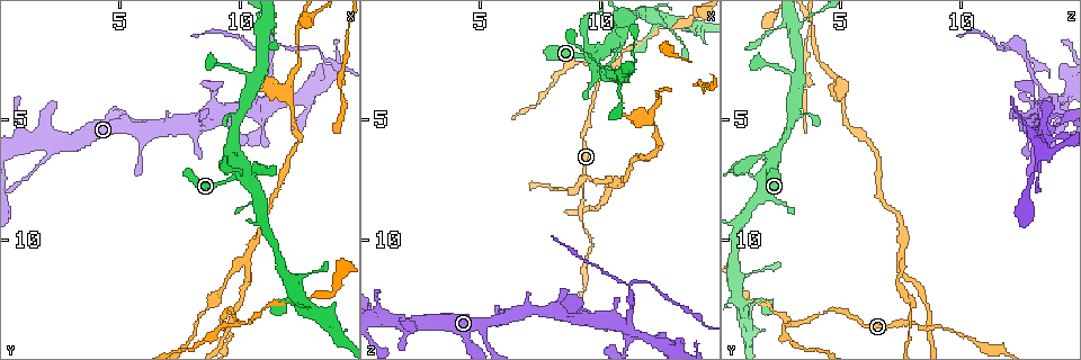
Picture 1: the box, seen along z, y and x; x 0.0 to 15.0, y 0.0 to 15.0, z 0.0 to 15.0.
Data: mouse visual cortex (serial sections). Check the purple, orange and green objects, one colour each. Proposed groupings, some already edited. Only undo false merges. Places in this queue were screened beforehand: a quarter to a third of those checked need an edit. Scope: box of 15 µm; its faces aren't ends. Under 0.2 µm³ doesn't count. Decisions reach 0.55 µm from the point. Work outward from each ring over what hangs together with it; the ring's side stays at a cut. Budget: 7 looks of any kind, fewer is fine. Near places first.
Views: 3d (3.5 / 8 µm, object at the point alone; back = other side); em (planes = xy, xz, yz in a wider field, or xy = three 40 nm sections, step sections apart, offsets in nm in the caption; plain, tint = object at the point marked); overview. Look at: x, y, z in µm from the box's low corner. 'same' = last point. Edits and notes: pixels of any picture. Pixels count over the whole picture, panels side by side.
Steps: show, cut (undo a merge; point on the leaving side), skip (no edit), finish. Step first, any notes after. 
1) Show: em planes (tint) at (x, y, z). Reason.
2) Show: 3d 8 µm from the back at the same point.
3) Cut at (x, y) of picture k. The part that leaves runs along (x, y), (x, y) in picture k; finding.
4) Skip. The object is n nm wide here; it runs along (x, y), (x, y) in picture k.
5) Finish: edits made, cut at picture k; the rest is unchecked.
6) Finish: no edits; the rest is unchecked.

Show: 3d 3.5 µm at (9.2, 13.7, 8.6). Four or more arms meet.

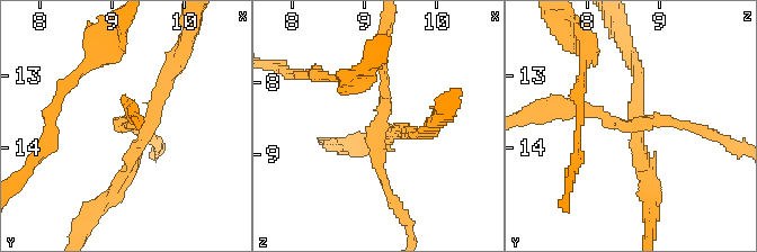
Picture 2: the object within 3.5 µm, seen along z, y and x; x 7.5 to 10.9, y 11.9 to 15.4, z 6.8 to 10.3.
Show: em planes (plain) at (9.25, 13.70, 8.55). 4 arms meet here; the arms are 150, 150, 150, 200 nm wide; shape alone is not enough.

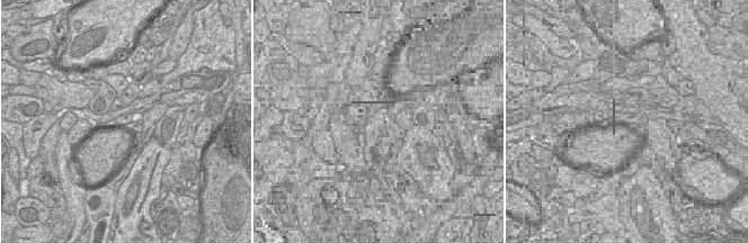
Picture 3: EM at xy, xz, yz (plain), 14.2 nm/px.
Show: em planes (tint) at the same point.

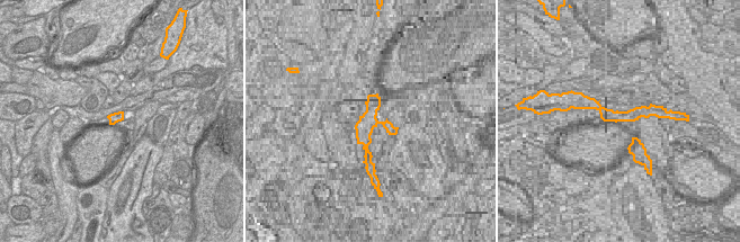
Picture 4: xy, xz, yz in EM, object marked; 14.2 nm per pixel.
Cut at (642, 167) of picture 2. The object is 140 nm wide here; the part that leaves runs along (142, 129), (187, 39) in picture 2; a second cell is stuck on.

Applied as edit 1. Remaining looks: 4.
Show: overview.

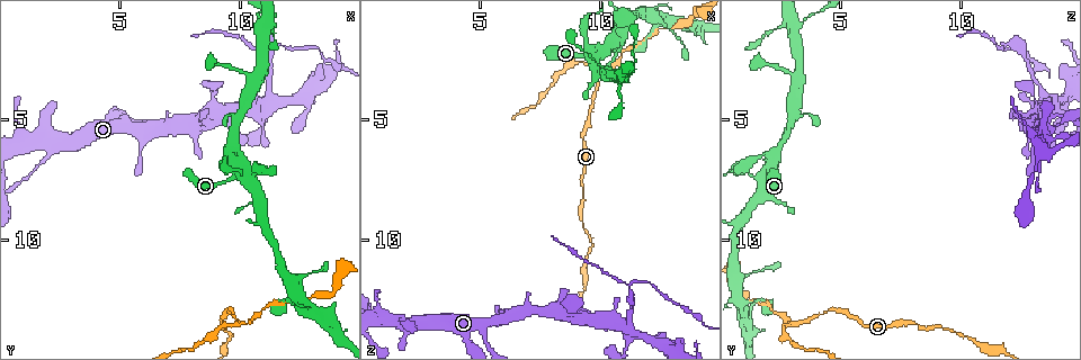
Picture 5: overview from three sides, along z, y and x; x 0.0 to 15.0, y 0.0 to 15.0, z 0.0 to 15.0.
Show: 3d 3.5 µm at (9.8, 13.5, 3.0). Three arms meet.

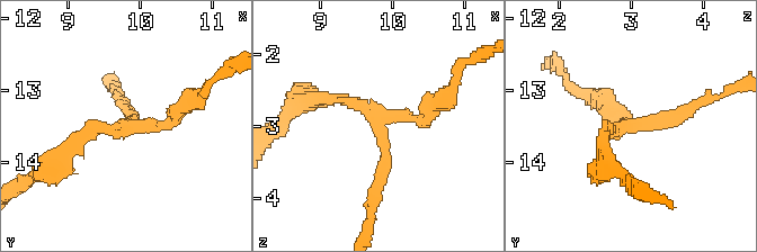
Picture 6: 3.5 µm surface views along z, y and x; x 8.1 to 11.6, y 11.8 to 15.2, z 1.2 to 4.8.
Show: em xy step 2 (tint) at (9.80, 13.50, 3.00). 3 arms meet here; the arms are 150, 150, 200 nm wide.

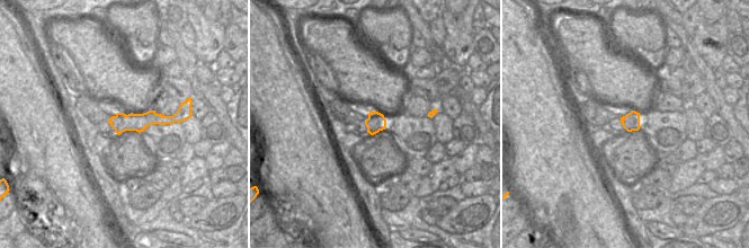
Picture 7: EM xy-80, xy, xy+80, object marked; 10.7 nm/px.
Show: em xy step 1 (tint) at the same point. Another direction.

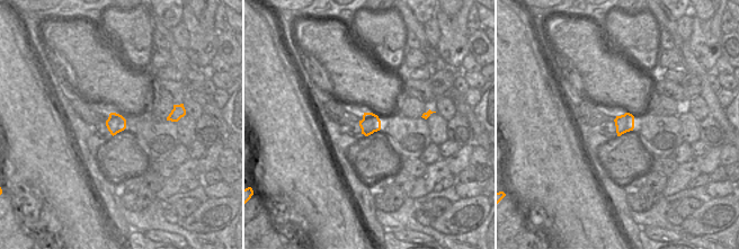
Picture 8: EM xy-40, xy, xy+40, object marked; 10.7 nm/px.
Cut at (86, 132) of picture 6. The part that leaves runs along (131, 126), (161, 126), (203, 92) in picture 6; a second cell is stuck on.

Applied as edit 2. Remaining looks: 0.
Finish: edits made, cut at picture 2, cut at picture 6; the rest is unchecked.

